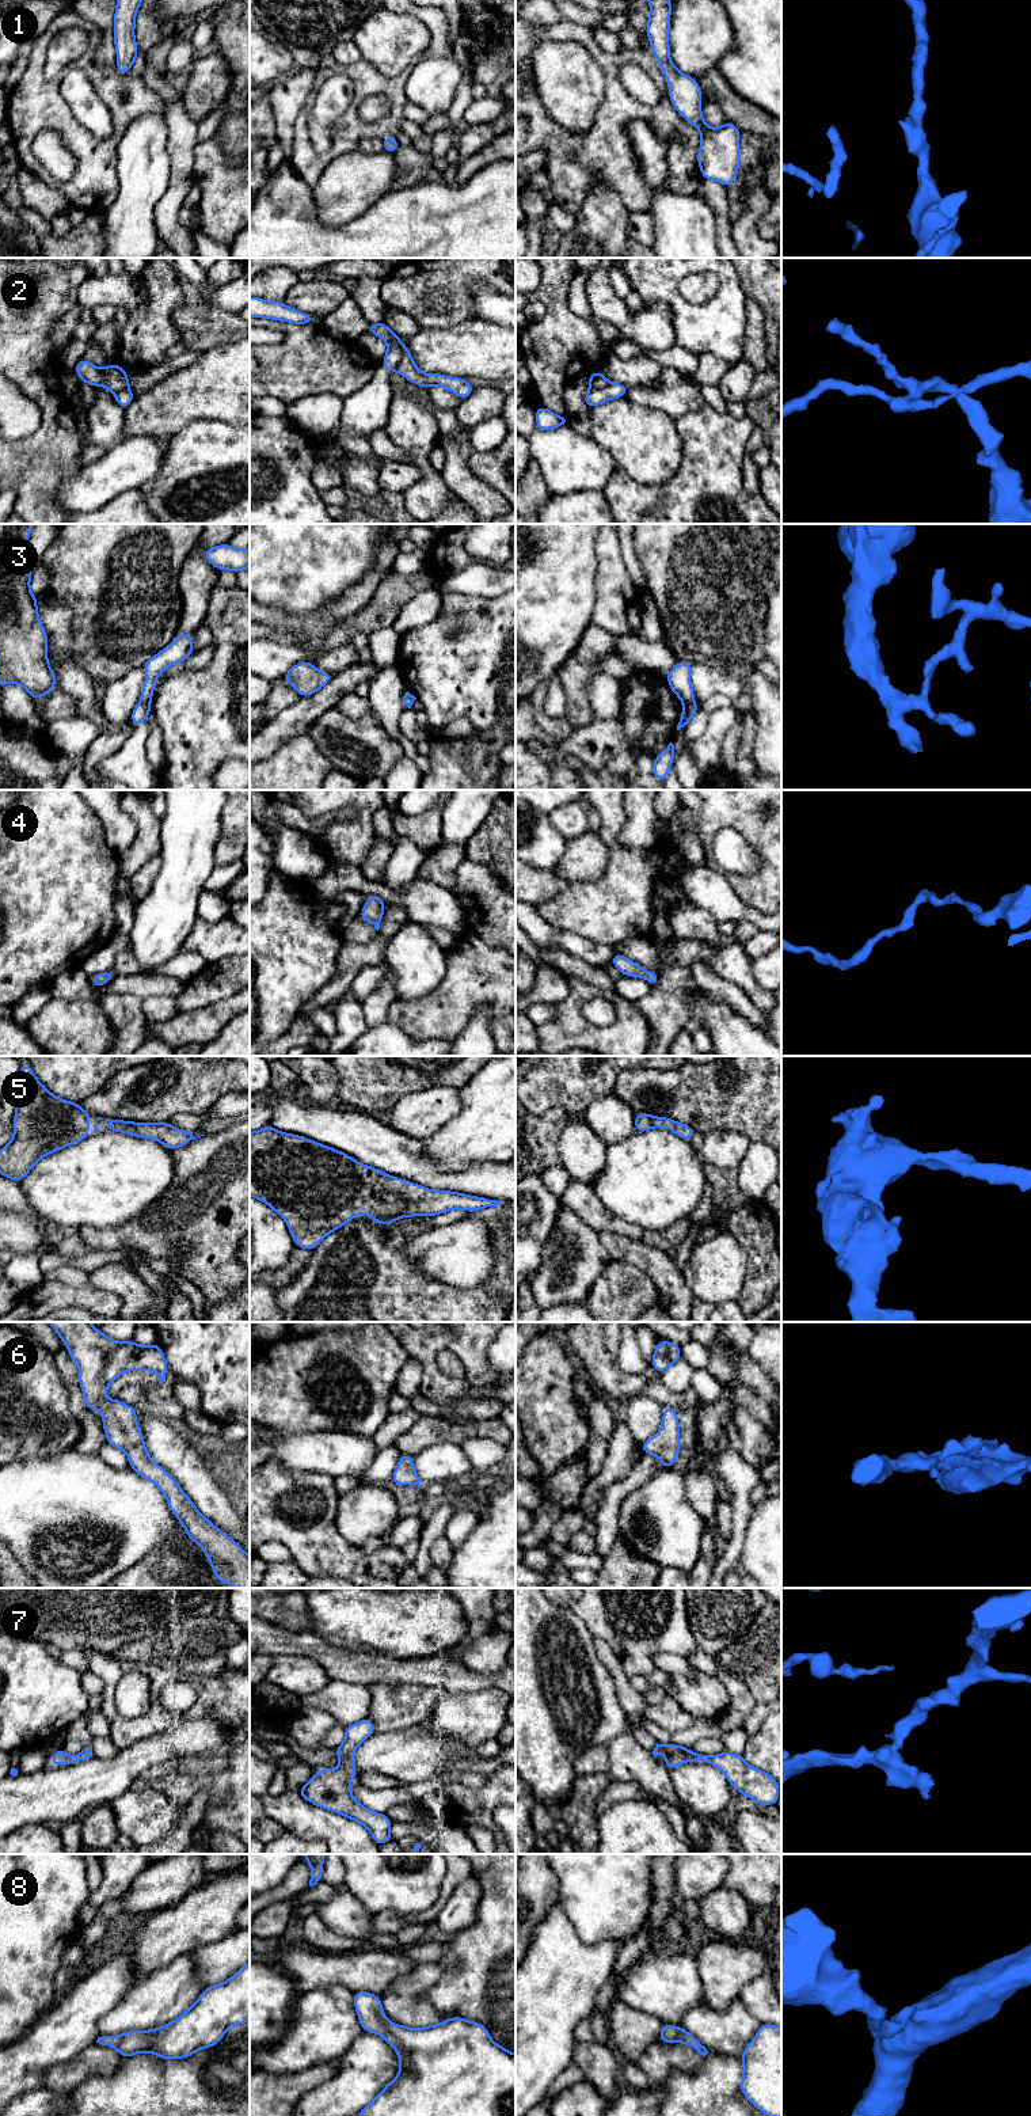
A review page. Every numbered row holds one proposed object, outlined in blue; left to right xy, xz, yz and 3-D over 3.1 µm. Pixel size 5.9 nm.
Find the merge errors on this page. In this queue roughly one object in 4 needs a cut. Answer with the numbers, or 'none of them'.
2, 3

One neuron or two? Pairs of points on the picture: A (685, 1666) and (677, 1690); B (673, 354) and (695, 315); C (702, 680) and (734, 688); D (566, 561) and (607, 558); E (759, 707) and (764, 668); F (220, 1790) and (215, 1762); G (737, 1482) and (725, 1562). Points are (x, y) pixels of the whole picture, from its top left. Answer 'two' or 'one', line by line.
A: two
B: two
C: one
D: two
E: two
F: two
G: one

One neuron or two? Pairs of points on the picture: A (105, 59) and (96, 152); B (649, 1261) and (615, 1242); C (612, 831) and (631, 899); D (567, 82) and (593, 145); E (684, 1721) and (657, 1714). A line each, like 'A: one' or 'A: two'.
A: two
B: one
C: one
D: two
E: one

